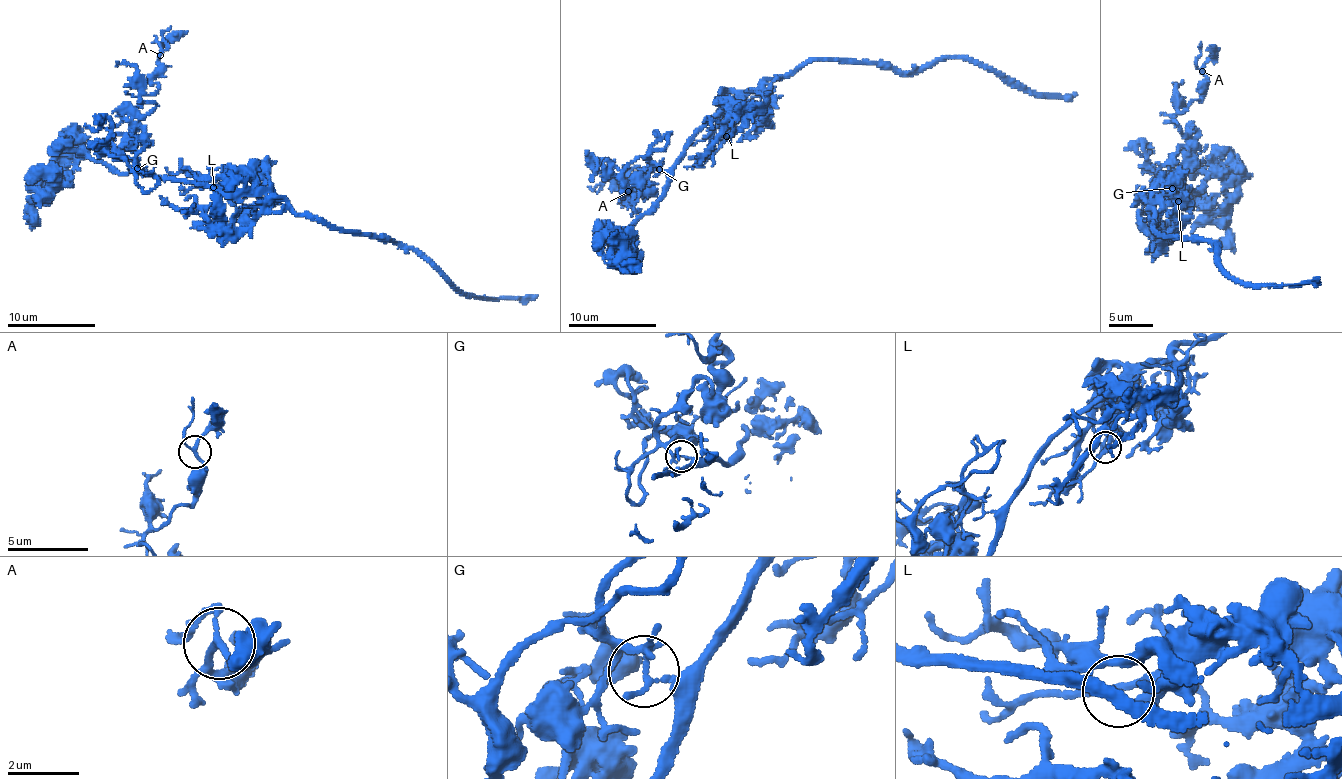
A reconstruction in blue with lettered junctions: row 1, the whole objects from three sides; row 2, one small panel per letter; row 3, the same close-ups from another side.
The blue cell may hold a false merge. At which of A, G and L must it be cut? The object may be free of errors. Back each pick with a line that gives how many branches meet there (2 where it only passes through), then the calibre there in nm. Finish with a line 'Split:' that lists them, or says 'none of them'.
G: Branches: 3. Thickness 160 nm
Split: G

